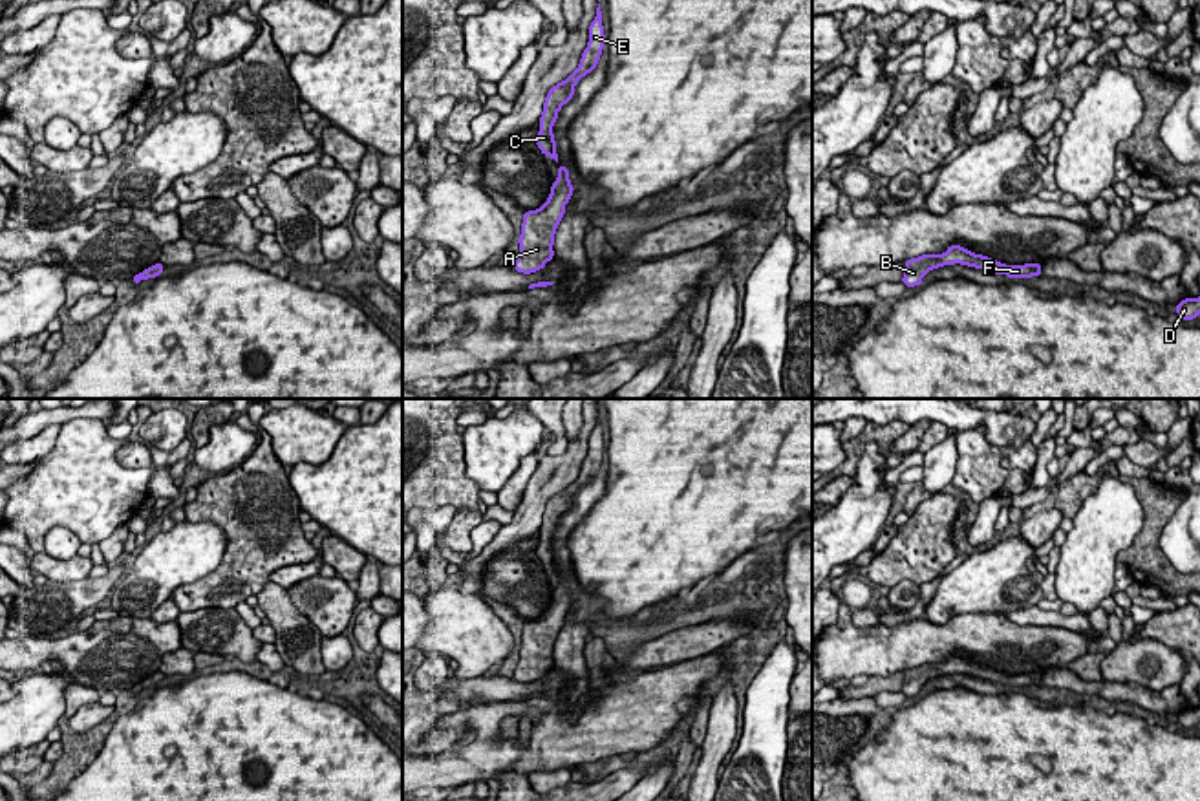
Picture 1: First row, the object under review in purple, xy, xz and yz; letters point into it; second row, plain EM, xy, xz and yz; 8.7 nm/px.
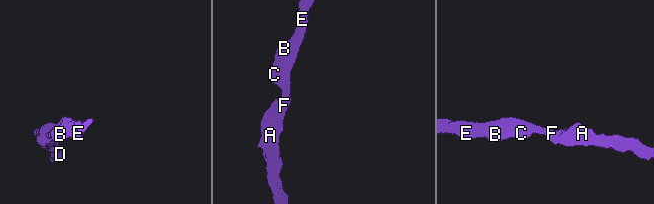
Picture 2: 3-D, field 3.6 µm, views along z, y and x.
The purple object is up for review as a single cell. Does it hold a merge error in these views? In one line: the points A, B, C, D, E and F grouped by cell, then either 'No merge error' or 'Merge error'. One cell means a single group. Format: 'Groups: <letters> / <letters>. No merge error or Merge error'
Groups: A B C D E F. No merge error

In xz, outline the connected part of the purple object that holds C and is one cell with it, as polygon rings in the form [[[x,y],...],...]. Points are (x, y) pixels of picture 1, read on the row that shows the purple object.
[[[600,4],[596,7],[596,16],[591,22],[587,33],[589,33],[589,42],[582,53],[578,68],[565,80],[558,82],[547,91],[543,112],[540,117],[540,132],[536,137],[536,146],[541,150],[543,155],[549,155],[556,163],[558,163],[558,154],[556,154],[552,126],[558,119],[558,112],[562,110],[563,104],[567,104],[573,99],[574,86],[578,84],[578,80],[596,68],[605,44]]]

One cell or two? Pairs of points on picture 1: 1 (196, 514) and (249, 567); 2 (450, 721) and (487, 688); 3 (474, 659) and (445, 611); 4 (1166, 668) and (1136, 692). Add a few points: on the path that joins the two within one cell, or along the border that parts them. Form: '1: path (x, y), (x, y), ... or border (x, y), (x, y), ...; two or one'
1: path (214, 514), (220, 514), (249, 544), (249, 549); one
2: border (461, 706), (467, 708); two
3: path (474, 648), (474, 640), (456, 622); one
4: border (1103, 679), (1135, 681), (1153, 690), (1178, 686); two

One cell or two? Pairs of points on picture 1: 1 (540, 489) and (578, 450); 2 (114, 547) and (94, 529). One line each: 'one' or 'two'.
1: one
2: two

